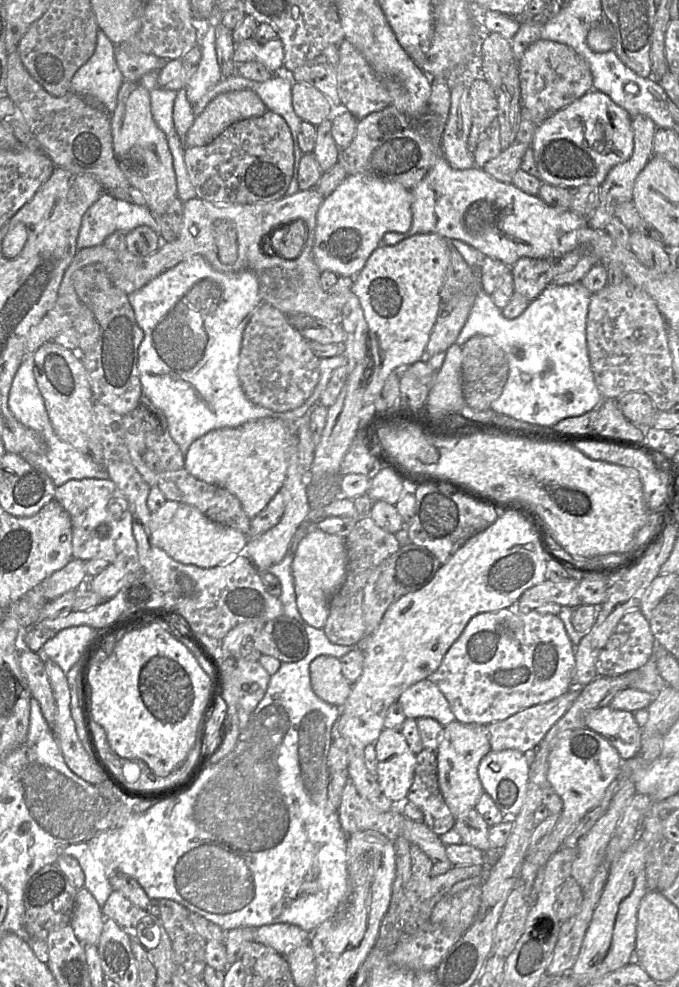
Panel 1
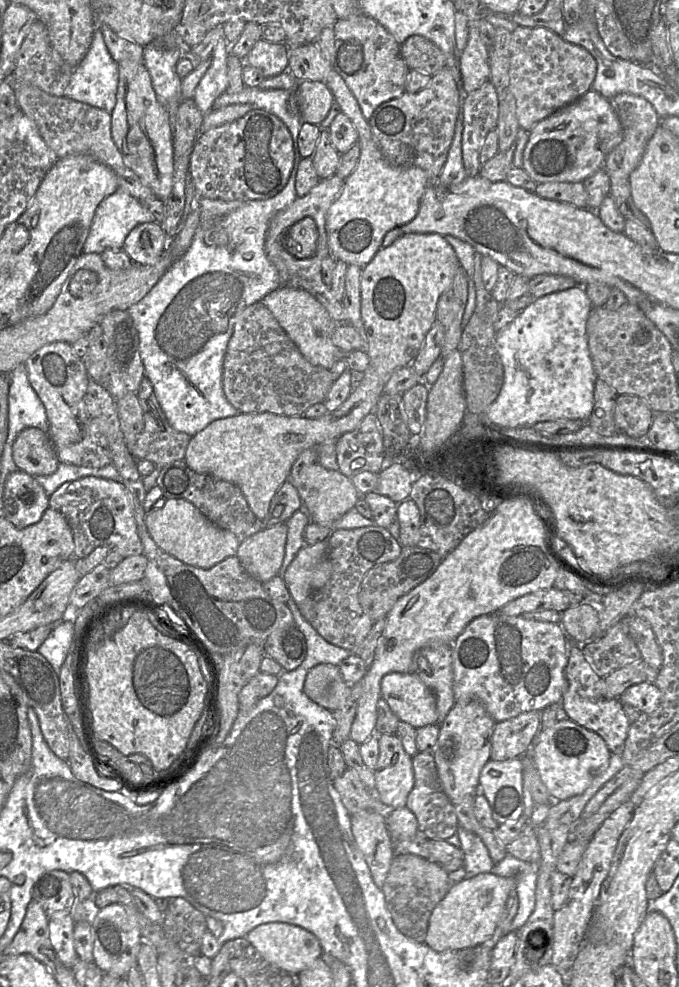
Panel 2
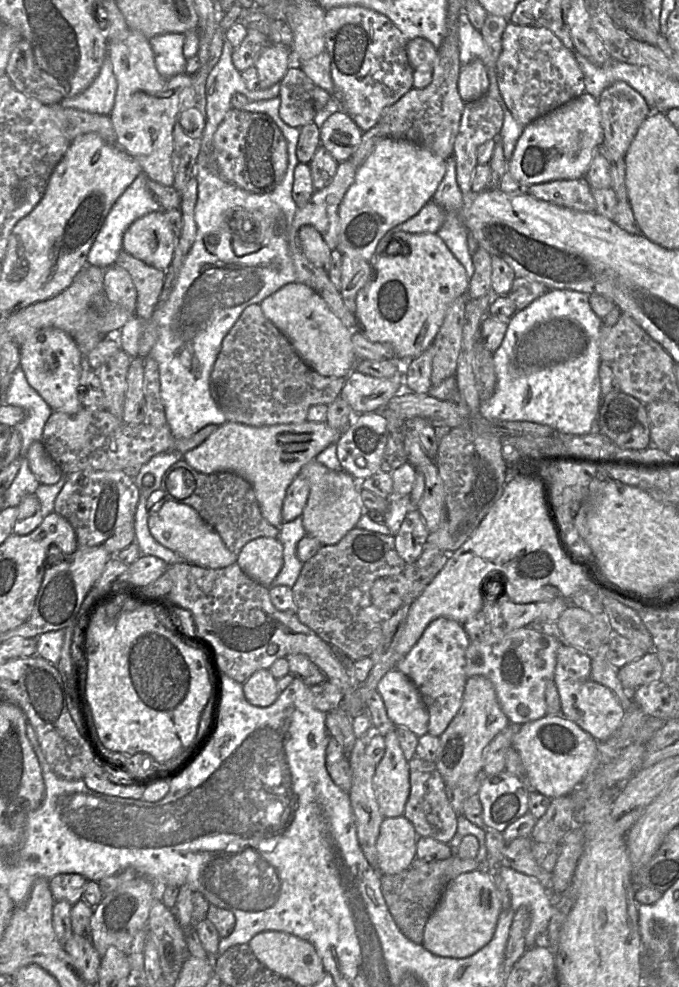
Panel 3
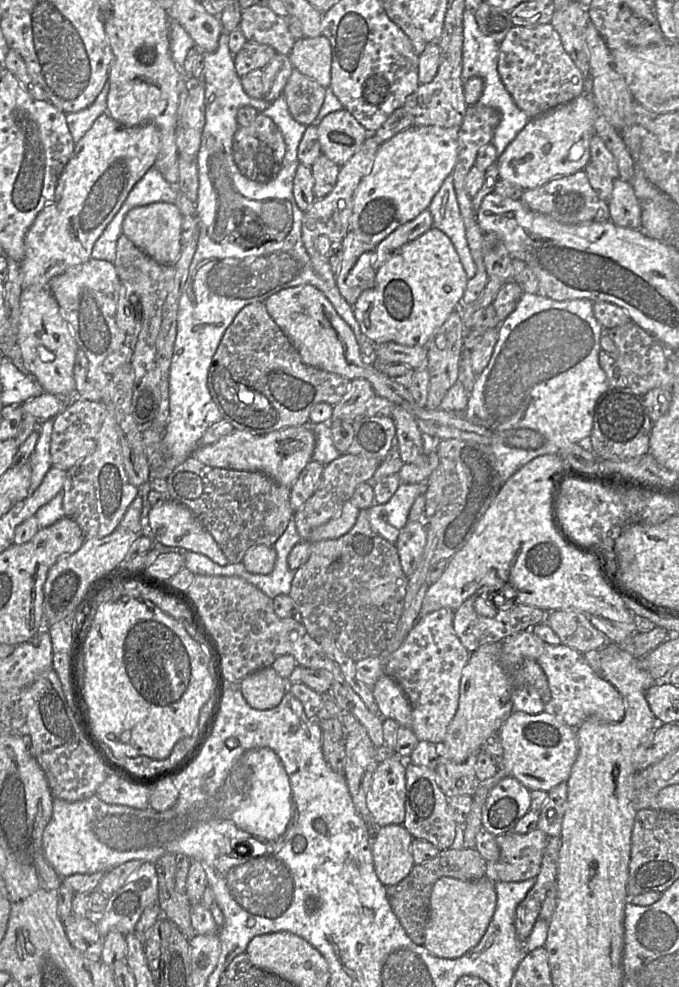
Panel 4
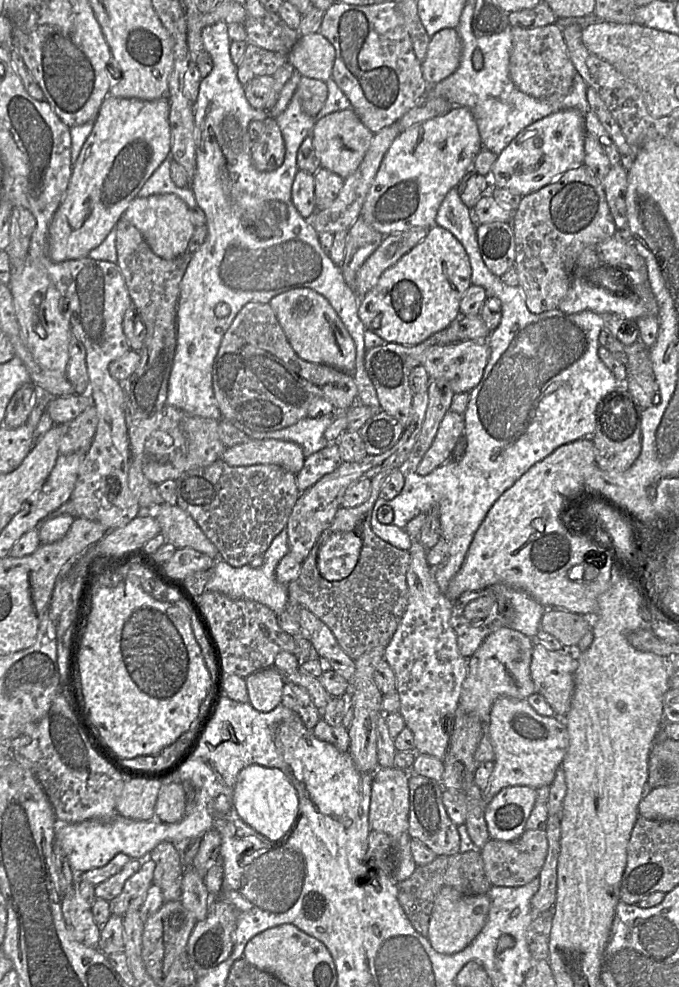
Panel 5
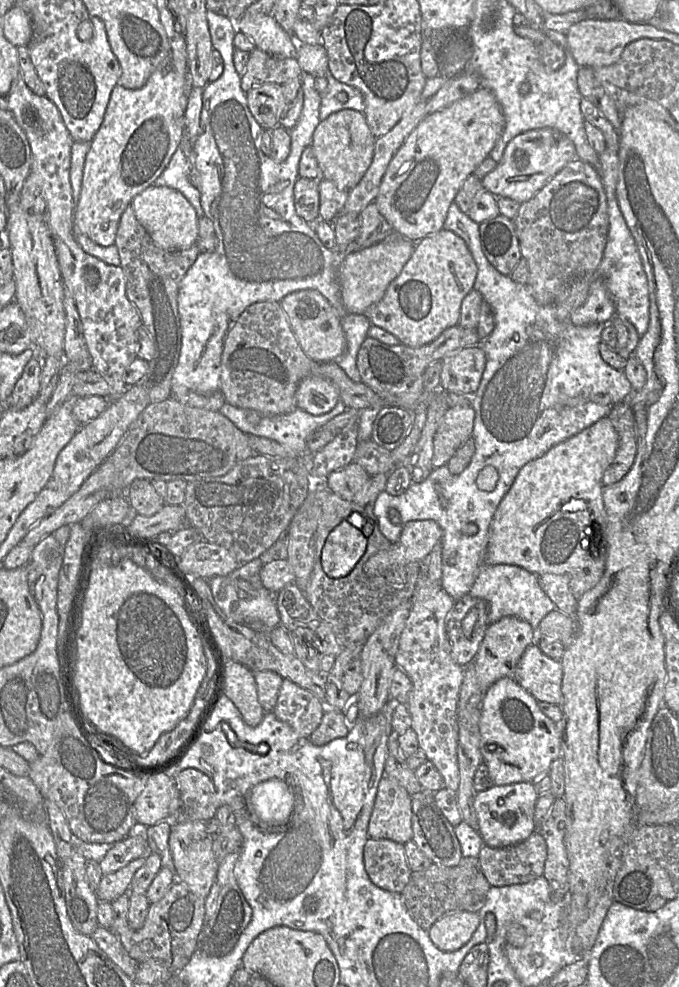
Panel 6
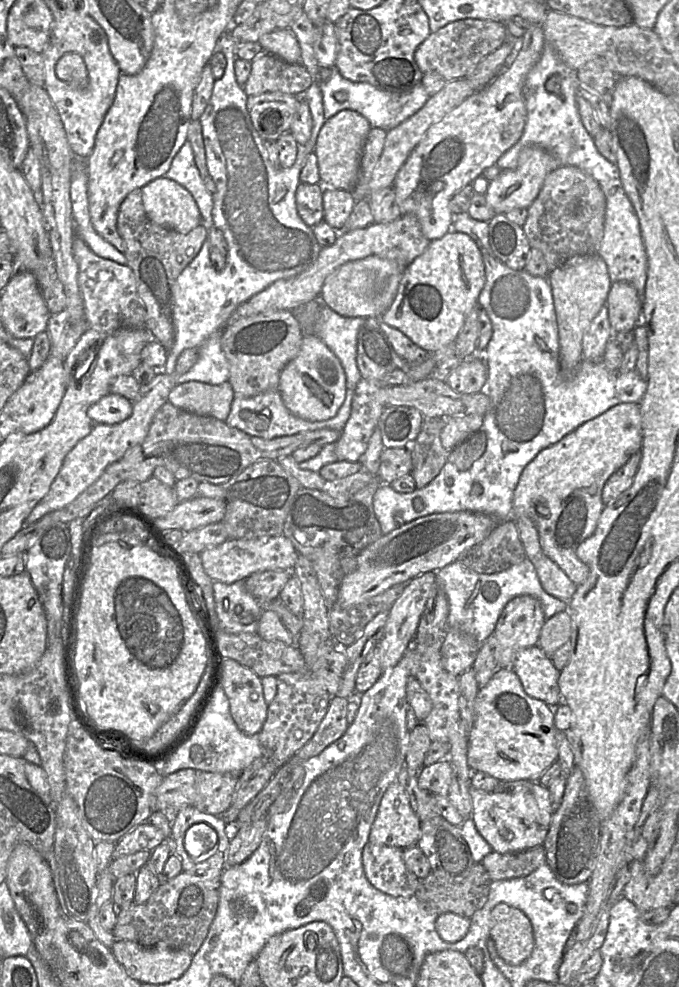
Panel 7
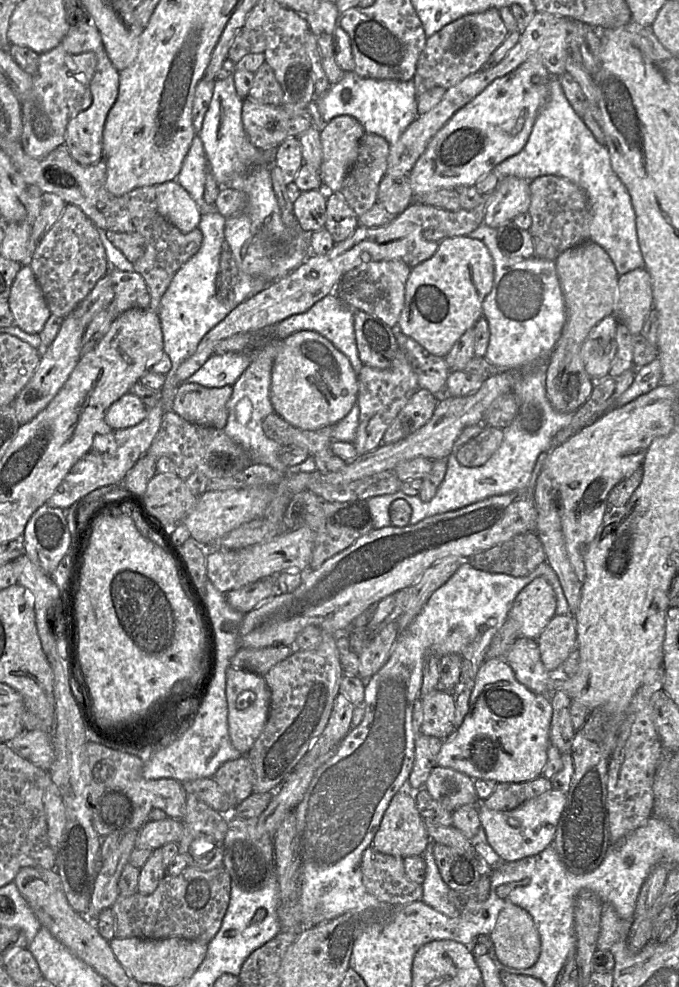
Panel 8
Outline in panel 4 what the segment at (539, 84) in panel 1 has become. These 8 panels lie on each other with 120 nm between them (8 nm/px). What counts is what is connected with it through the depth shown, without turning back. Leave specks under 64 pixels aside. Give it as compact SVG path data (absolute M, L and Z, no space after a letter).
M550 23L535 27L513 25L500 43L498 73L515 104L531 119L585 93L585 79Z

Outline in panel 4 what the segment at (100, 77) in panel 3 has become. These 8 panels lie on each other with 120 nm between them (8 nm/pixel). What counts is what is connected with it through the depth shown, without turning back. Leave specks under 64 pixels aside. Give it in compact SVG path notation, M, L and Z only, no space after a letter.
M108 80L94 102L87 108L66 114L66 122L74 143L77 143L91 128L94 121L107 112Z

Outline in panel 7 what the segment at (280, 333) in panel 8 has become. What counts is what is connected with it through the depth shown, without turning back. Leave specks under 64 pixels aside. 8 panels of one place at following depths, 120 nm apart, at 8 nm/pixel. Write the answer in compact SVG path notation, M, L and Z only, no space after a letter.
M321 303L319 317L312 331L337 356L345 371L347 389L353 392L362 378L356 356L358 332L365 319L341 316Z

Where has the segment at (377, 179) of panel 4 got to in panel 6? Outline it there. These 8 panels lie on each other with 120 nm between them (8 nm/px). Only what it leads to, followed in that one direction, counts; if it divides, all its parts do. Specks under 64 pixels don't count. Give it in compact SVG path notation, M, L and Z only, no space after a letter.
M483 87L427 115L392 158L374 201L393 230L418 242L444 229L448 209L460 187L489 156L504 125L500 104Z

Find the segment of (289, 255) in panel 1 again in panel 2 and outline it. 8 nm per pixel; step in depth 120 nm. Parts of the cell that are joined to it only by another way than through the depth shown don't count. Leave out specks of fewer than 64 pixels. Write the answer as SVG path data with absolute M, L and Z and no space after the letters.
M303 218L292 225L288 231L290 231L290 236L285 237L283 245L286 247L288 241L289 248L286 249L291 255L299 259L306 259L316 253L318 228L313 218Z

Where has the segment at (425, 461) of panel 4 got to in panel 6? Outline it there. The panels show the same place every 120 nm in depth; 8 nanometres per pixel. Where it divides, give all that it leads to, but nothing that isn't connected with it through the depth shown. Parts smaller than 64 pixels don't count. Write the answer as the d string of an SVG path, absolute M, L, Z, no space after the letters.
M471 405L454 406L446 411L434 436L434 469L447 465L455 452L472 438L474 420Z

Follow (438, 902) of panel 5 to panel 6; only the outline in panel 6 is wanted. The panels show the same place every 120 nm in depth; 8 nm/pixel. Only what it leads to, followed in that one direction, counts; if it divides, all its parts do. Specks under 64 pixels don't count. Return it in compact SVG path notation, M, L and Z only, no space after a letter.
M458 911L438 919L428 935L438 949L452 952L470 940L478 925L478 912Z

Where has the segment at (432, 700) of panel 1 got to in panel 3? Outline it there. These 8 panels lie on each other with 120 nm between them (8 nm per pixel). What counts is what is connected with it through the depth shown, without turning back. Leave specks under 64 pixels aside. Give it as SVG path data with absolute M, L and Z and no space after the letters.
M396 668L379 681L376 691L395 726L403 726L421 737L428 732L429 713L411 680Z

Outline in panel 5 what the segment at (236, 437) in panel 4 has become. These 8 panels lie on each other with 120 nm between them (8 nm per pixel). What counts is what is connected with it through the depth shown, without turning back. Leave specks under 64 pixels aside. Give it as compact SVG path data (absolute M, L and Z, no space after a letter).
M250 439L226 448L221 457L230 466L275 464L295 475L302 469L305 459L298 444L277 439Z

